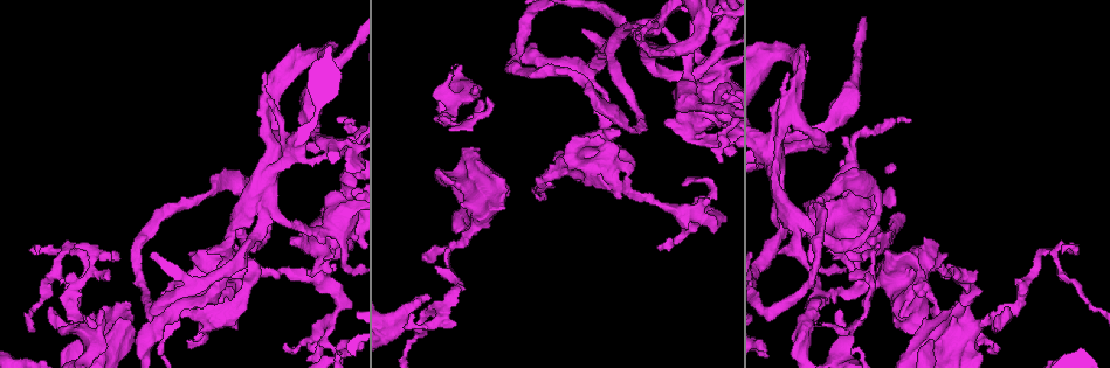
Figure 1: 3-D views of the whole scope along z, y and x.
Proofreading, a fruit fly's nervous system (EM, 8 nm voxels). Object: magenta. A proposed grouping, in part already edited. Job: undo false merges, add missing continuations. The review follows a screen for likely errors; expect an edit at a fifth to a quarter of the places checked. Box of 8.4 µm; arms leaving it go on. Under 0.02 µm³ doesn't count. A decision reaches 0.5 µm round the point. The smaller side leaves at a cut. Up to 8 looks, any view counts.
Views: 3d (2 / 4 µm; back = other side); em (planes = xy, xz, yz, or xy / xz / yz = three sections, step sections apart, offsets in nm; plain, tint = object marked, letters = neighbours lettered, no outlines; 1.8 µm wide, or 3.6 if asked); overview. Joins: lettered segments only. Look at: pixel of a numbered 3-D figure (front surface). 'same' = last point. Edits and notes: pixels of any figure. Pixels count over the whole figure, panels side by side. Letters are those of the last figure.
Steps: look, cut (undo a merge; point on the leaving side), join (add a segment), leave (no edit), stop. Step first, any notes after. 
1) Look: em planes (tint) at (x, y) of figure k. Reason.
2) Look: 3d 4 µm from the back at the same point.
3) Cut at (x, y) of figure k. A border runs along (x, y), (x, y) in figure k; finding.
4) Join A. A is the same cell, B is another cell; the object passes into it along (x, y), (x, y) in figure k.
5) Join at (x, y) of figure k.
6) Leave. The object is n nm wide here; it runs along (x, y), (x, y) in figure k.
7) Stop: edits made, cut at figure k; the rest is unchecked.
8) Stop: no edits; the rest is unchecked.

Look: em yz step 8 (tint) at (605, 162) of figure 1. Abrupt turn.

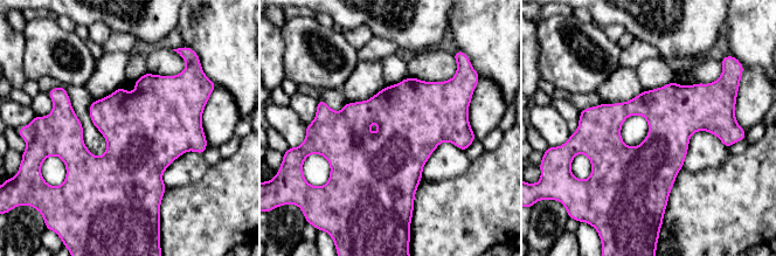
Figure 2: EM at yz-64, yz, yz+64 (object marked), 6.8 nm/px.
Look: em planes (letters) at the same point.

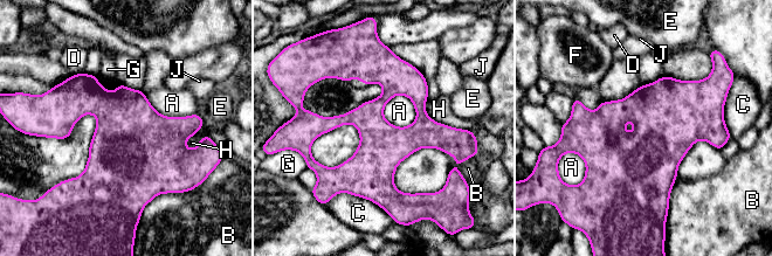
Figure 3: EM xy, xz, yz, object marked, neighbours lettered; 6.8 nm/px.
Leave. The longest contact is with C, 360 nm; A, B, C, D, E, F, G, H and J are other cells; a border runs along (398, 94), (415, 111), (404, 128) in figure 3; continuous, no second neuron.

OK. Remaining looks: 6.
Look: em xy step 4 (letters) at (330, 145) of figure 1. Sharp bend.

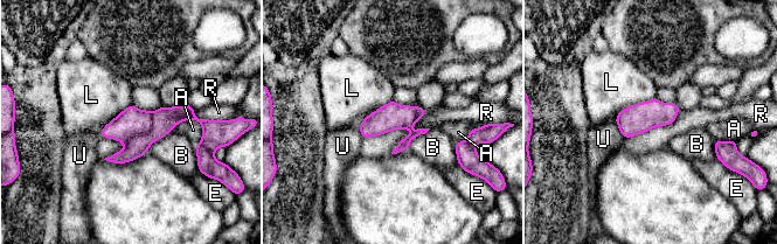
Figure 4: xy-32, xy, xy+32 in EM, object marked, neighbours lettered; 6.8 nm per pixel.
Leave. A, B, E, L, R and U are other cells; a border runs along (428, 110), (409, 129), (362, 139) in figure 4; one neuron here.

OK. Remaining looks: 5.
Look: em planes (letters) at (267, 208) of figure 1. Four or more arms meet.

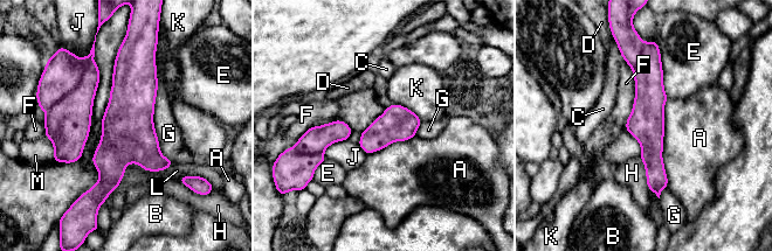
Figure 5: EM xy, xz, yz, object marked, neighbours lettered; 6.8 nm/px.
Leave. The object is 240 nm wide here; A, B, C, D, E, F, G, H, J, K, L and M are other cells; a border runs along (668, 99), (662, 152), (667, 187) in figure 5; continuous, no second neuron.

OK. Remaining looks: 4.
Look: 3d 2 µm at (821, 292) of figure 1. Three arms meet.

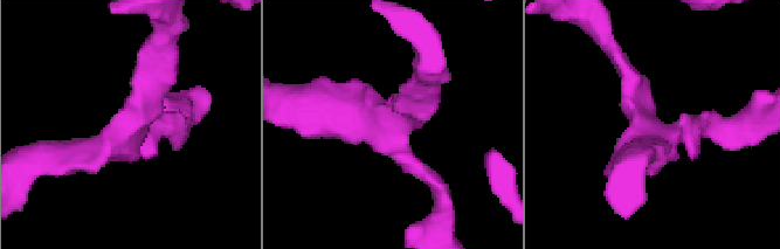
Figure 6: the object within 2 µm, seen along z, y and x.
Look: em planes (letters) at (645, 127) of figure 6. 3 arms meet here; now the EM.

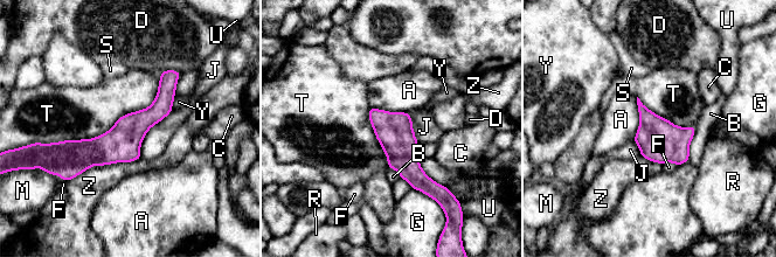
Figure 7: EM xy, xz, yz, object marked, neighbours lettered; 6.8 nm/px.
Leave. A, B, C, D, F, G, J, M, R, S, T, U, Y and Z are other cells; a border runs along (160, 74), (147, 106), (50, 143) in figure 7; continuous, no second neuron.

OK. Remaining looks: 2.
Stop: no edits; the rest is unchecked.

